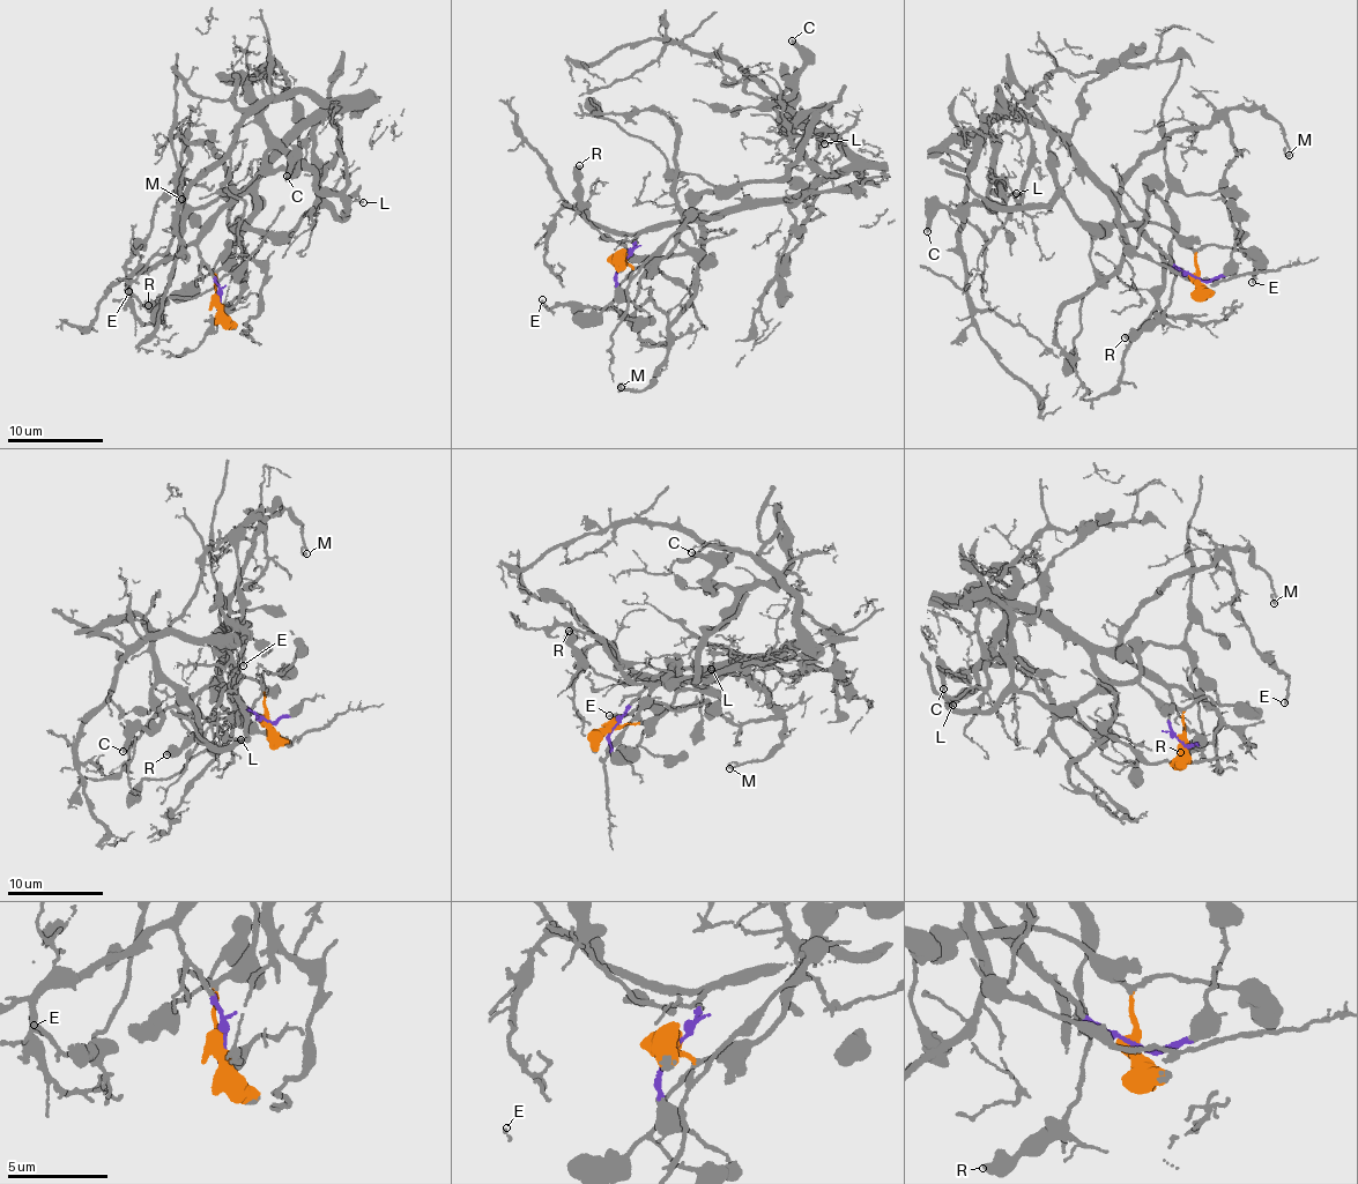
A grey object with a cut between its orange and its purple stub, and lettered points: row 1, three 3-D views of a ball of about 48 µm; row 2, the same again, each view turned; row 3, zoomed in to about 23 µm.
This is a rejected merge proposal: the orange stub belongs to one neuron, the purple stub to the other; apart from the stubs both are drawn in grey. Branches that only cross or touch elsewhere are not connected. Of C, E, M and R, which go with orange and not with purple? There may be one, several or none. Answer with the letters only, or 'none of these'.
C, R

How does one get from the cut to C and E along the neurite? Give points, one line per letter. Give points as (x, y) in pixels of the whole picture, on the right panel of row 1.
C: (1196, 277), (1162, 225), (1095, 229), (1060, 194), (995, 208), (992, 181), (986, 207), (937, 209), (926, 232)
E: (1196, 277), (1127, 218), (1121, 183), (1155, 144), (1219, 121), (1236, 158), (1223, 192), (1252, 282)

